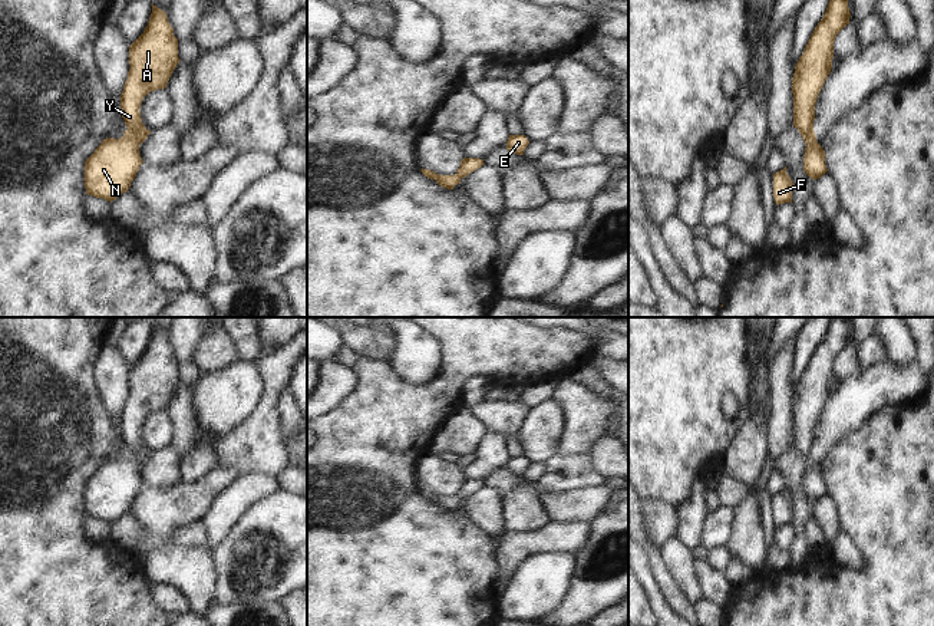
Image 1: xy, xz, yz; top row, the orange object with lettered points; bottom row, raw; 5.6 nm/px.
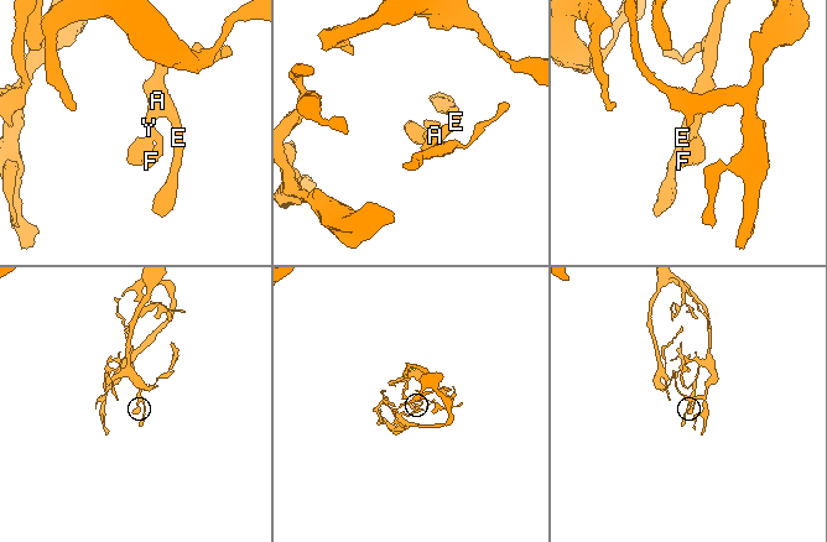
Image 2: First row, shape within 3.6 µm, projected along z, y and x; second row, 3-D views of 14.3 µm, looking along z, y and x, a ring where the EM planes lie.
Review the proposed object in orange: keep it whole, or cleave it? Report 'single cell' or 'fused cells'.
fused cells

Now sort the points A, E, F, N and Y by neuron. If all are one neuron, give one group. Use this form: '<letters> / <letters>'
A E F Y / N

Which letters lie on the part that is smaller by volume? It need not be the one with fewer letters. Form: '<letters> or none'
N.

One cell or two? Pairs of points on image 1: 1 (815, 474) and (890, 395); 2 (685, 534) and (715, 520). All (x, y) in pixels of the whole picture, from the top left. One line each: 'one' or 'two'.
1: one
2: two

